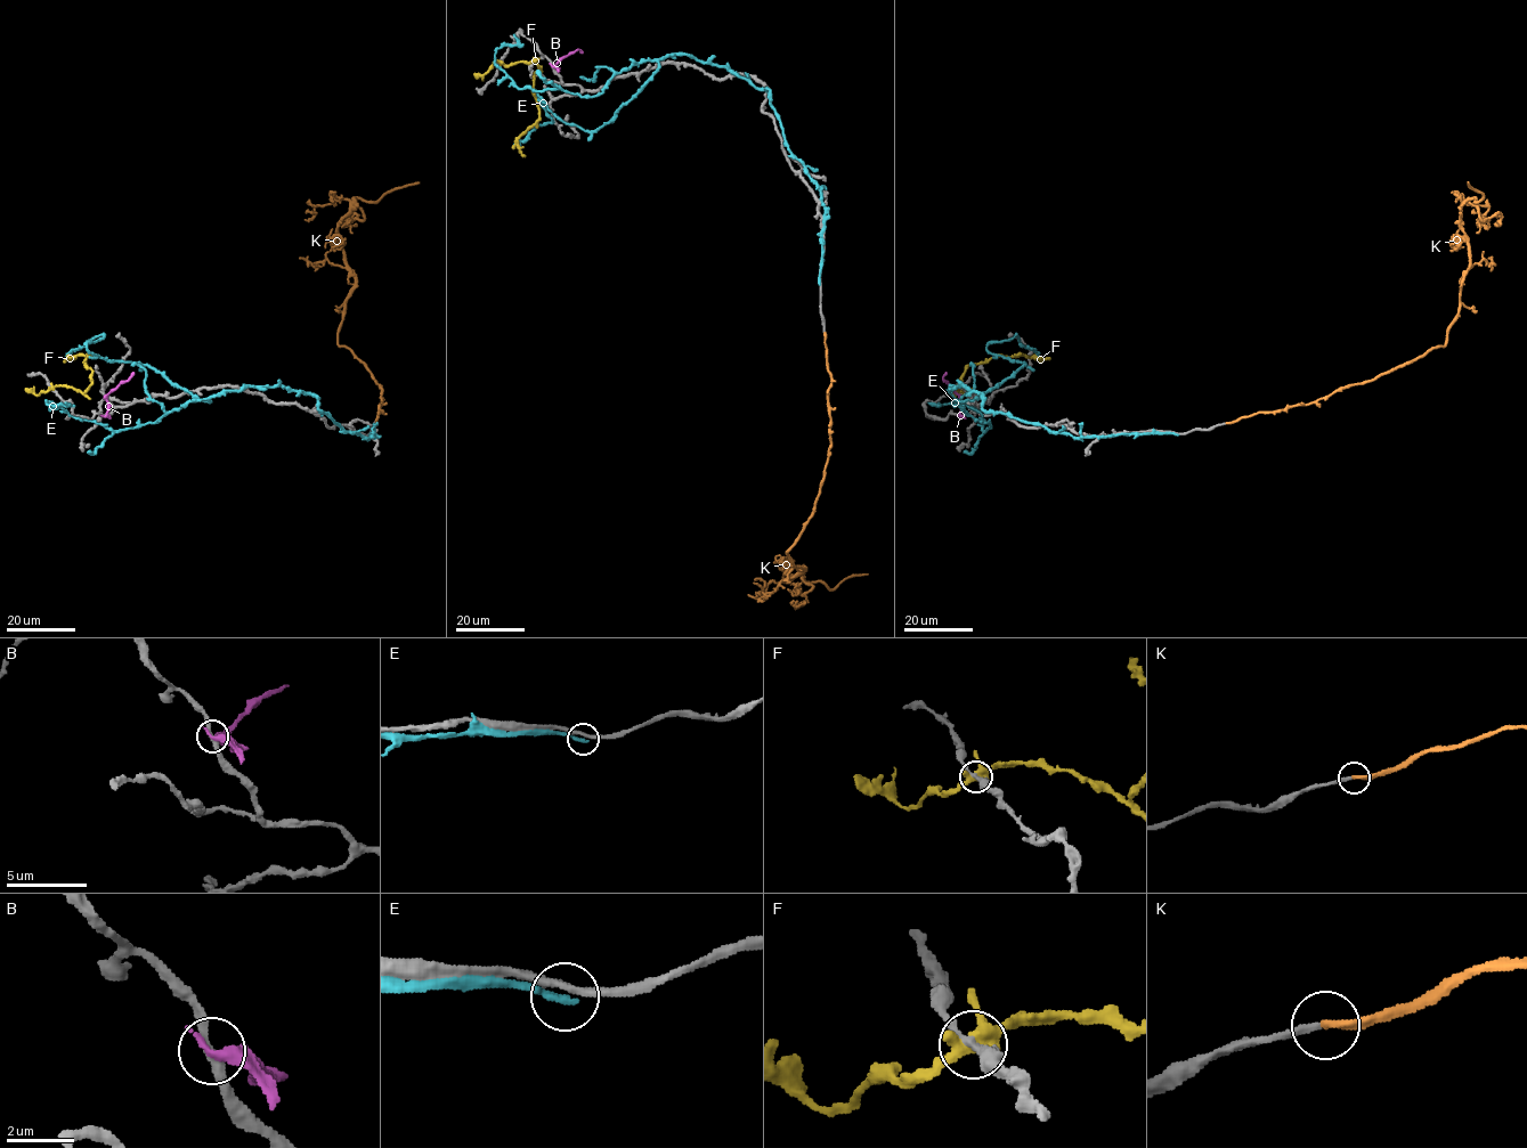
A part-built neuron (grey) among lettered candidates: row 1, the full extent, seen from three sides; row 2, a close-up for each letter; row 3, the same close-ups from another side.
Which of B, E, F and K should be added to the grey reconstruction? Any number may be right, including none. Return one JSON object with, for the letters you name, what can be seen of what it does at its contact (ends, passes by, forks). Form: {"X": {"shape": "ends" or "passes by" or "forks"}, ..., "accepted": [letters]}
{"K": {"shape": "ends"}, "accepted": ["K"]}

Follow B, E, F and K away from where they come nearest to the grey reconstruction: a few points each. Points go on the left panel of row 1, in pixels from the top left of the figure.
B: (103, 416), (107, 410), (106, 396), (135, 373)
E: (371, 434), (281, 385), (196, 399), (147, 365), (91, 353), (102, 334), (65, 357)
F: (51, 388), (62, 385), (86, 391), (91, 371), (84, 363), (90, 356), (68, 357), (76, 358)
K: (375, 423), (382, 390), (338, 342), (355, 282), (336, 238), (339, 222), (356, 198), (376, 202), (419, 182)

